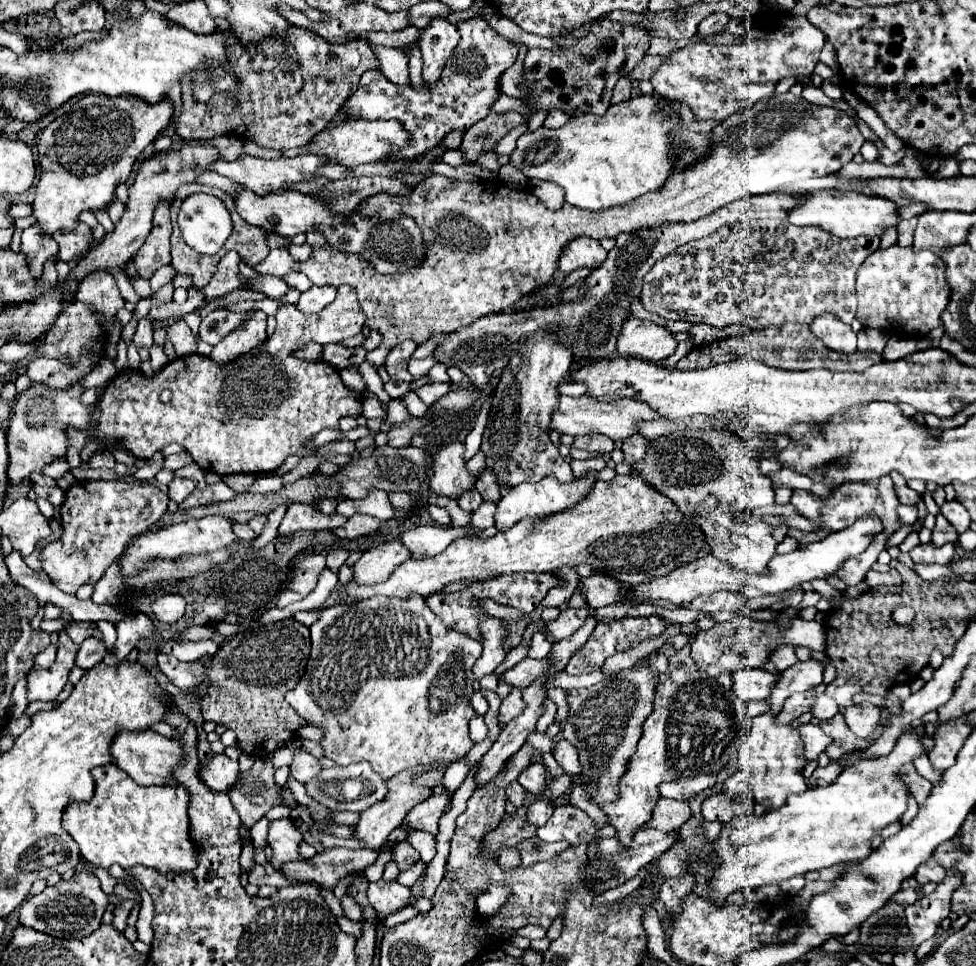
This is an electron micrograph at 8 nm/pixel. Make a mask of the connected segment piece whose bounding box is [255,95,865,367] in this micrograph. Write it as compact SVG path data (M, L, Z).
M793 95L785 99L773 97L771 101L761 101L753 109L725 119L713 129L707 159L685 171L673 173L661 191L643 195L637 203L601 211L585 211L565 203L559 211L551 211L529 189L513 189L497 179L467 183L431 175L411 195L395 197L379 193L363 199L355 207L363 217L377 215L385 221L393 221L401 215L413 217L425 239L425 259L419 265L407 271L381 275L361 253L345 253L325 245L313 249L305 262L294 261L285 249L273 249L255 271L282 278L291 273L291 269L297 269L303 271L313 285L339 287L347 283L355 287L361 309L367 315L367 325L383 337L379 347L367 353L367 361L381 367L387 351L397 343L411 339L421 345L433 333L449 333L483 315L511 311L511 307L535 287L543 283L551 285L563 247L579 235L603 239L659 227L667 221L689 223L731 201L771 193L787 181L837 173L859 153L863 143L863 135L847 113L833 107L811 105Z

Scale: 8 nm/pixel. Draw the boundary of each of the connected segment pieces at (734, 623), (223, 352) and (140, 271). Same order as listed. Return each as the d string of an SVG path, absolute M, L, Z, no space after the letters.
M735 617L725 623L717 623L707 631L699 631L695 641L691 643L691 655L697 663L697 669L709 677L719 677L721 673L735 673L747 667L761 667L769 661L769 655L781 647L807 647L807 649L825 649L825 629L817 621L803 621L799 617L791 619L787 627L781 627L773 621L757 621L751 617Z
M255 311L249 321L245 321L239 329L235 329L221 343L217 343L209 357L219 367L223 367L223 365L239 359L239 355L249 353L251 349L255 349L257 345L261 345L267 339L265 321L267 321L267 315L263 311Z
M169 199L169 203L159 203L157 211L153 215L153 229L145 241L145 245L139 249L135 258L135 271L141 279L151 279L153 273L161 267L161 265L169 265L171 263L171 245L169 245L169 237L171 237L171 219L169 219L169 205L173 199Z

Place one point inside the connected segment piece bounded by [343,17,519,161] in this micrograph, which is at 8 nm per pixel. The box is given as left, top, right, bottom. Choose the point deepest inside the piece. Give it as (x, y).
(470, 84)

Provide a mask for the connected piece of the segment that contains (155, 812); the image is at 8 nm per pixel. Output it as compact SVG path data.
M113 763L95 767L93 779L93 799L73 801L63 813L63 827L77 841L83 859L103 869L109 869L113 863L119 863L123 869L139 863L157 871L195 869L197 849L189 839L189 793L185 787L137 785Z

